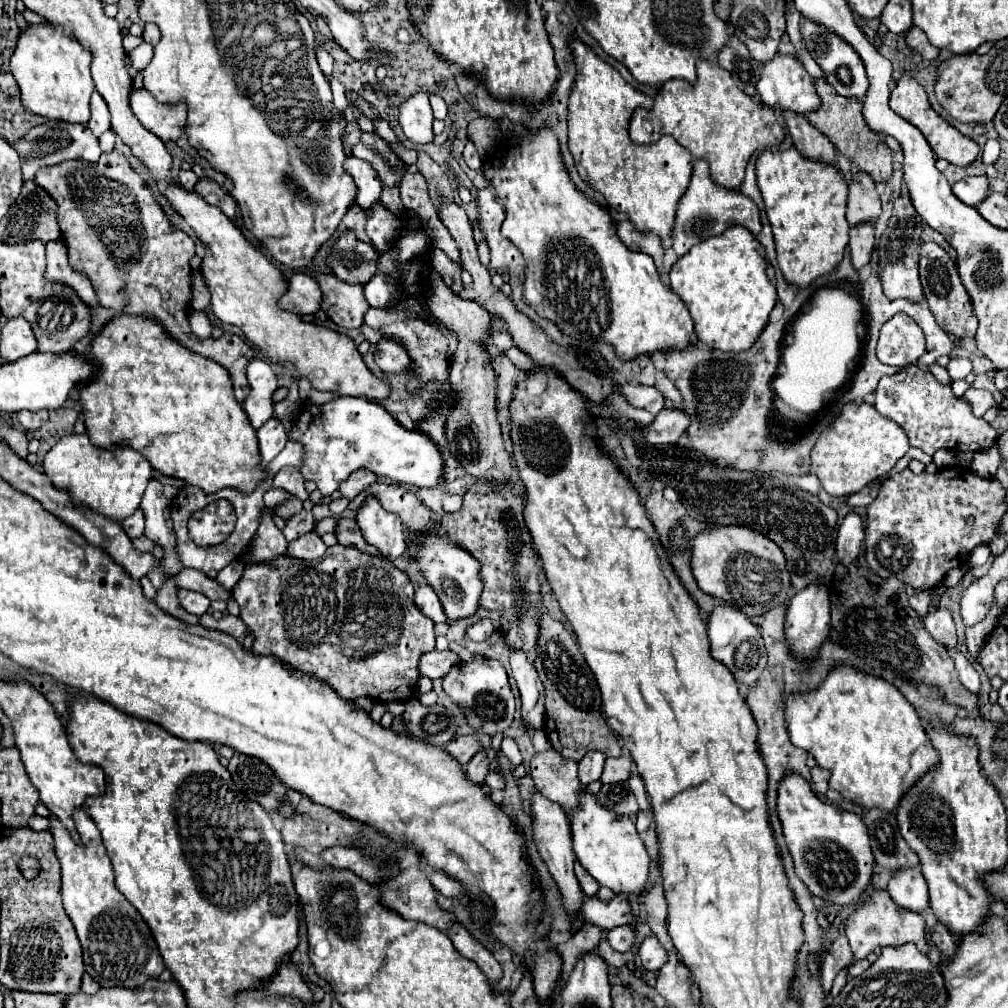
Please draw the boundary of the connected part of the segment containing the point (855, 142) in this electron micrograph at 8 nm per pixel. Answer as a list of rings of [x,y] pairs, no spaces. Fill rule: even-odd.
[[[819,78],[815,82],[815,88],[817,88],[817,94],[821,98],[821,106],[815,110],[815,112],[809,112],[807,114],[807,120],[819,128],[837,148],[841,154],[845,154],[851,162],[855,162],[861,170],[869,172],[873,176],[875,182],[881,182],[881,180],[887,180],[893,172],[893,166],[891,166],[891,150],[889,146],[883,142],[881,134],[873,132],[867,122],[863,120],[863,114],[861,114],[861,102],[857,98],[845,98],[845,96],[839,96],[835,92],[833,86],[827,84],[825,78]]]

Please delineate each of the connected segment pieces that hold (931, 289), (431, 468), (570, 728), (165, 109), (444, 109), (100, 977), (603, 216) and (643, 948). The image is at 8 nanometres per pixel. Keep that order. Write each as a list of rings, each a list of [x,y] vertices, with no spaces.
[[[935,242],[921,244],[921,260],[919,260],[919,274],[923,284],[923,294],[927,298],[929,310],[935,316],[935,322],[955,338],[975,338],[977,330],[977,316],[971,304],[971,298],[967,296],[967,290],[957,274],[955,262],[949,258],[949,254]]]
[[[337,396],[321,406],[303,404],[297,426],[289,428],[289,440],[303,446],[301,474],[305,480],[313,480],[323,496],[331,496],[341,482],[361,468],[419,488],[433,488],[443,476],[443,458],[429,436],[405,430],[381,404],[367,398]]]
[[[547,612],[541,616],[539,628],[541,630],[537,638],[539,650],[535,650],[535,668],[539,672],[539,680],[545,686],[545,718],[547,722],[555,724],[559,736],[559,740],[553,740],[557,744],[557,750],[577,762],[589,750],[601,750],[609,758],[621,756],[617,738],[601,716],[601,692],[597,680],[587,666],[573,634],[565,628],[565,624],[555,620]]]
[[[133,90],[131,108],[139,122],[163,142],[175,142],[185,126],[185,106],[163,106],[145,90]]]
[[[436,94],[429,95],[430,104],[435,119],[445,120],[448,114],[448,107],[445,101]]]
[[[85,810],[73,814],[81,844],[73,842],[69,832],[59,824],[59,820],[49,818],[55,840],[55,854],[63,870],[63,906],[77,930],[77,936],[83,946],[85,970],[101,986],[125,986],[139,988],[151,978],[159,978],[165,964],[157,950],[157,944],[151,936],[149,926],[133,904],[115,888],[113,866],[101,842],[99,830]]]
[[[543,126],[537,132],[523,132],[519,146],[497,148],[493,156],[483,162],[481,174],[501,196],[505,206],[501,234],[521,250],[527,262],[523,298],[541,318],[549,318],[571,338],[609,342],[625,360],[655,350],[681,350],[689,346],[693,340],[693,320],[687,306],[661,282],[653,258],[641,252],[631,252],[619,240],[617,224],[609,212],[599,204],[593,204],[575,188],[559,152],[559,138],[549,126]]]
[[[649,936],[641,942],[639,946],[639,956],[641,956],[641,964],[647,970],[659,970],[665,962],[667,962],[667,954],[663,944],[659,942],[657,936]]]

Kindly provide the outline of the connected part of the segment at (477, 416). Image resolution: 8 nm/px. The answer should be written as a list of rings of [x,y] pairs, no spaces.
[[[431,272],[431,292],[427,294],[427,306],[431,314],[447,328],[453,330],[459,346],[451,362],[449,386],[453,392],[453,406],[447,416],[445,432],[449,432],[449,448],[459,464],[475,478],[483,478],[491,484],[511,484],[517,480],[511,454],[505,448],[501,422],[497,418],[497,374],[491,366],[493,358],[485,352],[485,342],[491,334],[491,316],[477,302],[461,300],[441,280],[437,272]]]

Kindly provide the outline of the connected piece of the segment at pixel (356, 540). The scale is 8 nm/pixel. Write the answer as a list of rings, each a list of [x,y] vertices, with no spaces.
[[[349,518],[339,520],[339,528],[337,528],[335,536],[337,536],[337,540],[339,540],[341,546],[351,546],[351,548],[357,548],[361,552],[367,552],[371,556],[381,556],[381,552],[377,548],[373,548],[363,538],[363,534],[361,534],[361,530],[359,530],[359,526],[357,526],[355,520],[349,520]]]

